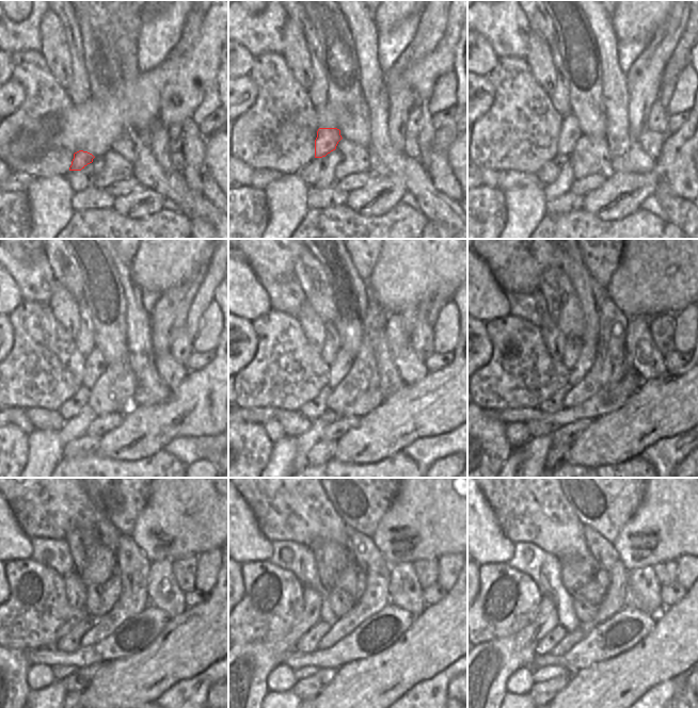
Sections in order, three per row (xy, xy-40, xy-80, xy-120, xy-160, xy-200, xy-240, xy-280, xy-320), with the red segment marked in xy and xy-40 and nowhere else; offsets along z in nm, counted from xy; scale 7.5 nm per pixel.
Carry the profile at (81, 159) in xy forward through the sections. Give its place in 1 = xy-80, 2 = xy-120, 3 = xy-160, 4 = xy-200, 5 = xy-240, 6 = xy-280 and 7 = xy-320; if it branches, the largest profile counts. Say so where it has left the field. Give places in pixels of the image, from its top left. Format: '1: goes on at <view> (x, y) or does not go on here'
1: goes on at xy-80 (570, 132)
2: goes on at xy-120 (95, 365)
3: goes on at xy-160 (340, 366)
4: goes on at xy-200 (586, 357)
5: goes on at xy-240 (111, 594)
6: goes on at xy-280 (361, 580)
7: goes on at xy-320 (602, 578)

